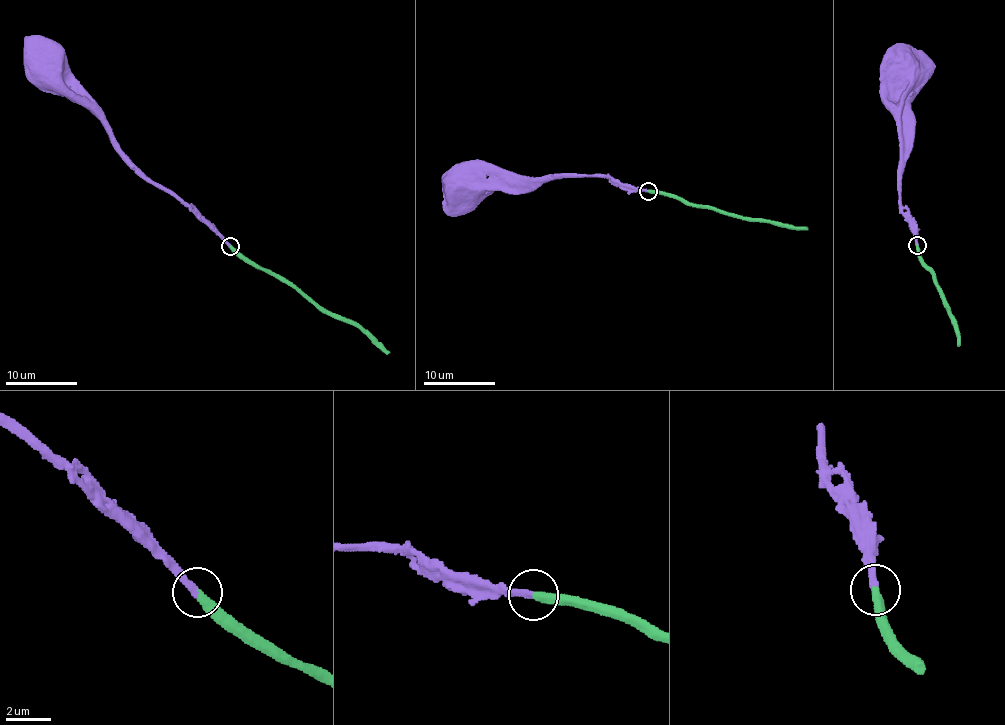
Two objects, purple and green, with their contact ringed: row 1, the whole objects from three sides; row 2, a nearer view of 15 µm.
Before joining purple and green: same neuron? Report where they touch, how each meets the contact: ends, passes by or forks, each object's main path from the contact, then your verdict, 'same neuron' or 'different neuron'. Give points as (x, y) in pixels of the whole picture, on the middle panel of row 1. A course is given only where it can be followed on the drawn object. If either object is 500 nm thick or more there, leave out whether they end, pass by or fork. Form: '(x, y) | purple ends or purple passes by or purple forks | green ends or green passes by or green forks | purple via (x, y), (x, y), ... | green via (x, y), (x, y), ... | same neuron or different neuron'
(648, 191) | purple ends | green ends | purple via (648, 191), (623, 190), (605, 176), (467, 180), (462, 184) | green via (648, 191), (668, 194), (682, 203), (711, 206), (743, 219), (761, 219), (808, 230) | same neuron

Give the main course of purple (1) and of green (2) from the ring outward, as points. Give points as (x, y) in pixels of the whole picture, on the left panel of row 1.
1: (230, 245), (187, 205), (155, 185), (112, 132), (62, 87), (54, 65), (44, 62)
2: (230, 245), (264, 269), (293, 283), (325, 309), (359, 324), (390, 353)

